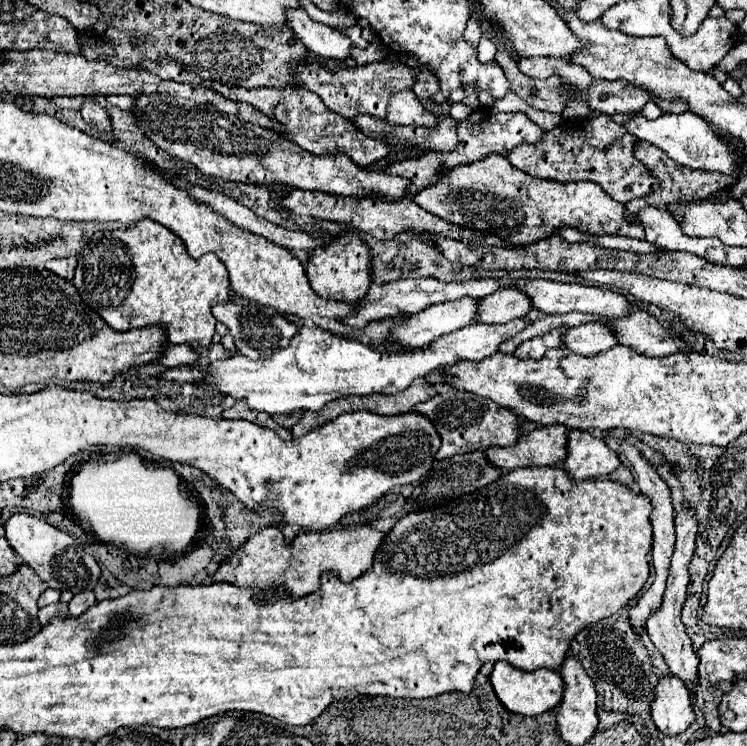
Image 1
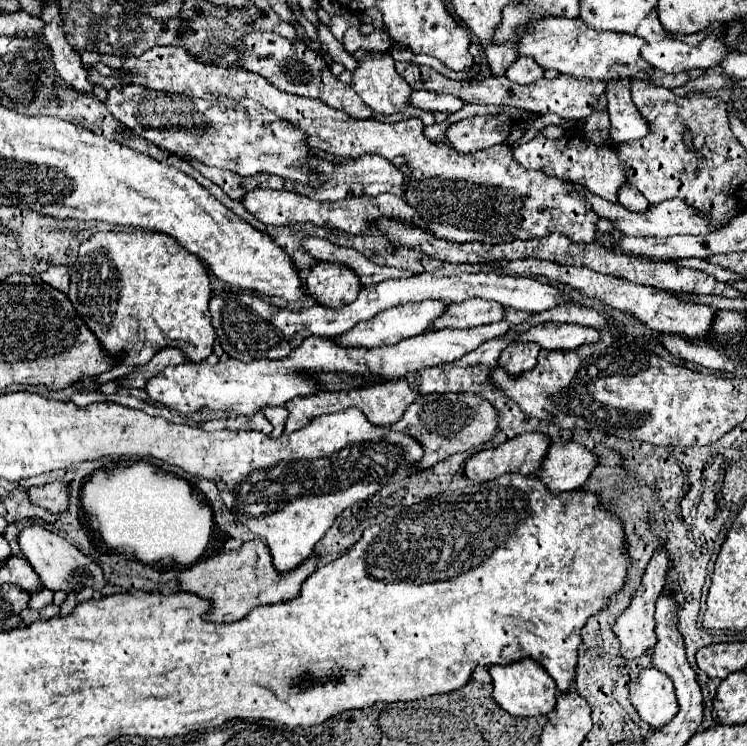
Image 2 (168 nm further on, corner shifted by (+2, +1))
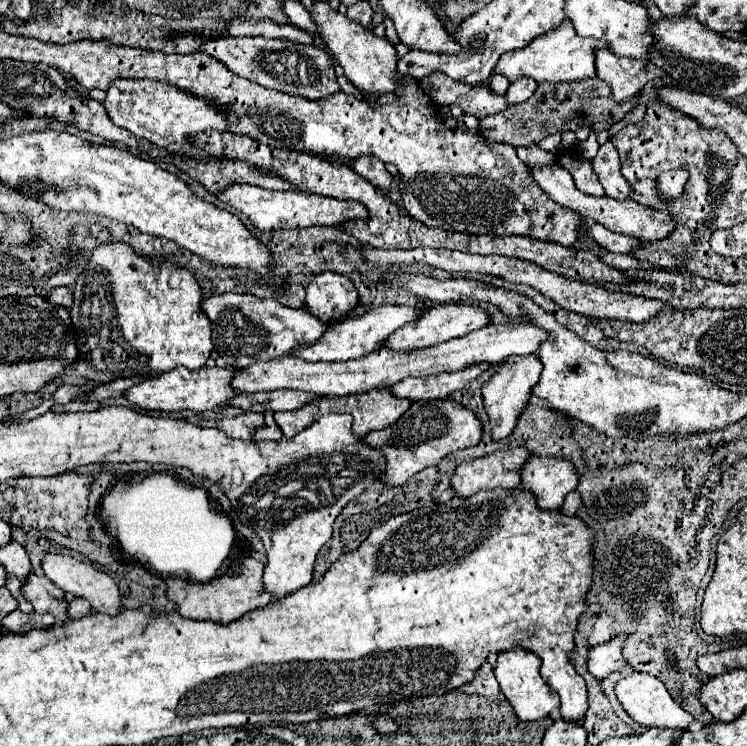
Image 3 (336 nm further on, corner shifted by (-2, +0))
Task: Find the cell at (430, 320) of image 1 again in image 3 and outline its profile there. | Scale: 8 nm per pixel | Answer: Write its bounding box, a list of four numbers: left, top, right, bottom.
[294,304,422,362]

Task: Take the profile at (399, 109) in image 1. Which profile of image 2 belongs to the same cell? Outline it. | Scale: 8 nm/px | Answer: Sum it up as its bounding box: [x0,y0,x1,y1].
[350,51,412,115]

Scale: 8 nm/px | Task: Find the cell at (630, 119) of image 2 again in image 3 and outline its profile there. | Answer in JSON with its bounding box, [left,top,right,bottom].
[596,50,668,100]

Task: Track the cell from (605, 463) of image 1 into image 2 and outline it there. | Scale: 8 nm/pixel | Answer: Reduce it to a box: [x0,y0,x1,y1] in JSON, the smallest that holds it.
[536,441,598,493]

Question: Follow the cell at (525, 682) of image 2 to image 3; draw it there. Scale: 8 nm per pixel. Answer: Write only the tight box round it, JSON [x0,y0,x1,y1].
[494,648,560,720]

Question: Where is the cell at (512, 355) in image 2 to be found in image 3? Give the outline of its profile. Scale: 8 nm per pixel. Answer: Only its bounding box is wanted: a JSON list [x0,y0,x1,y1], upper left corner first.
[482,354,542,440]

